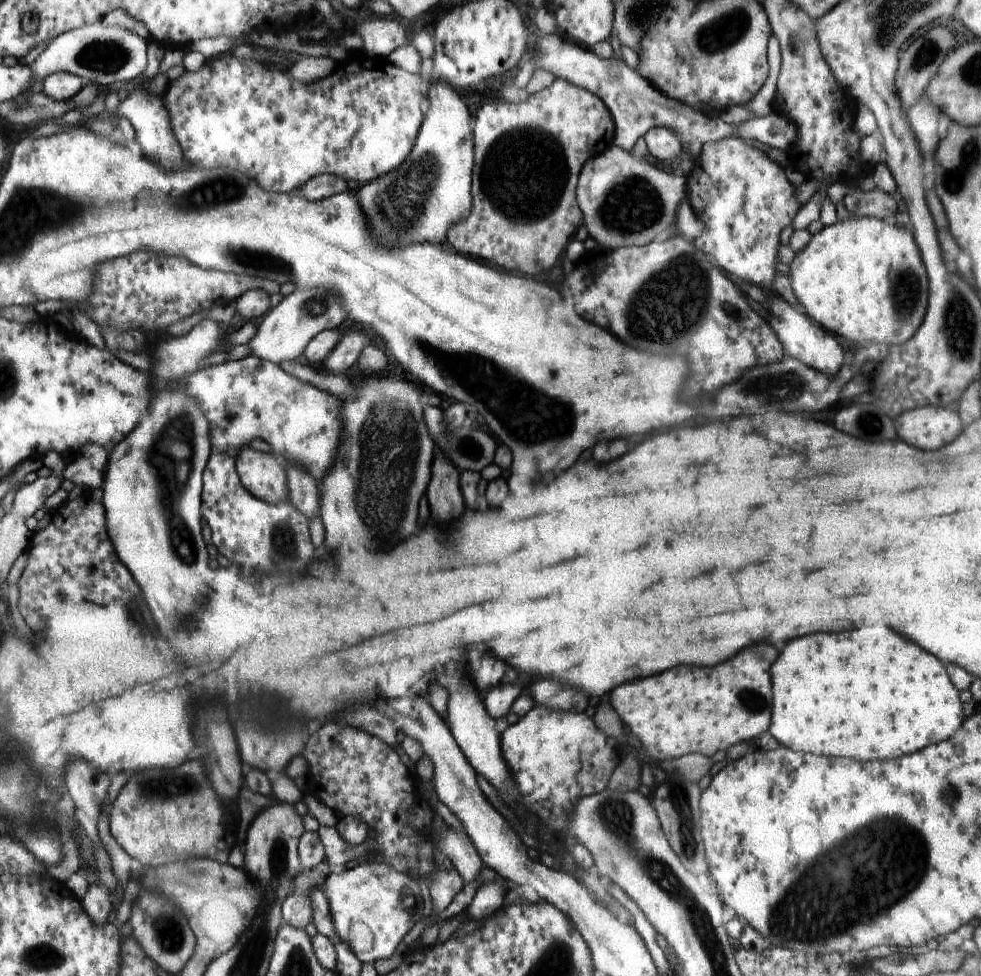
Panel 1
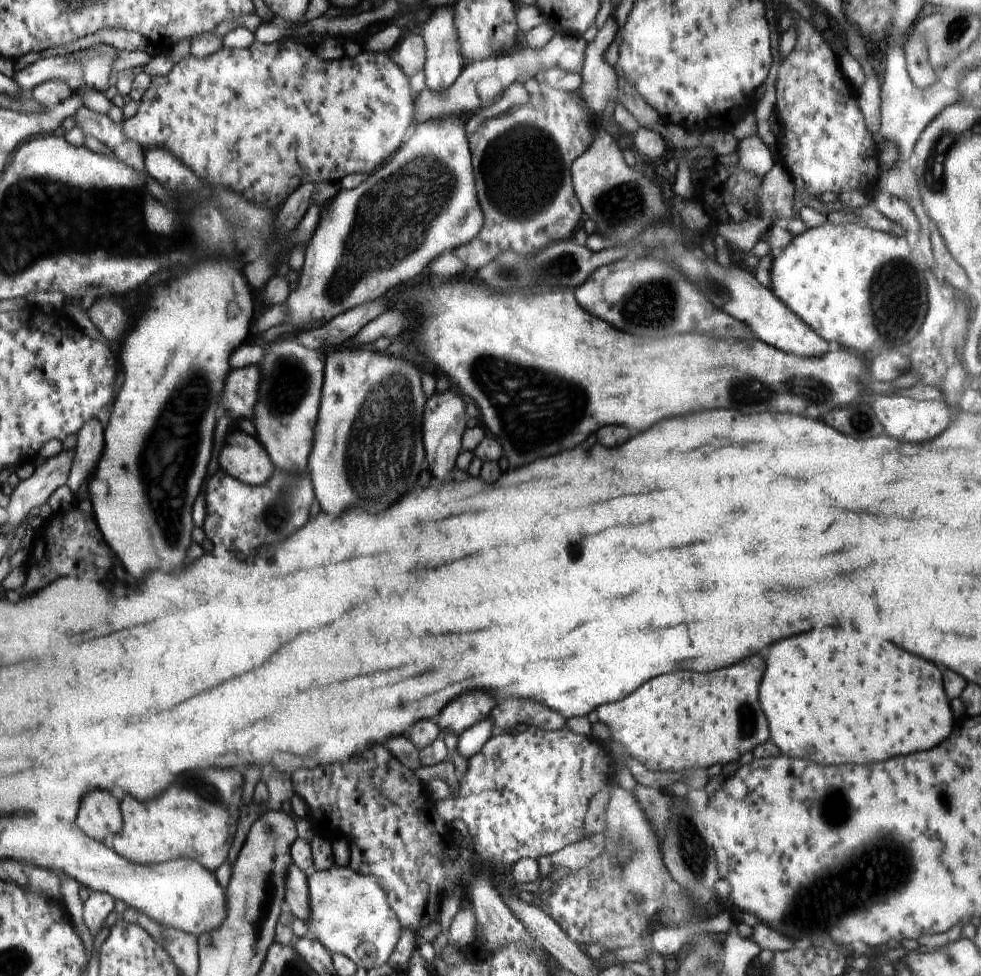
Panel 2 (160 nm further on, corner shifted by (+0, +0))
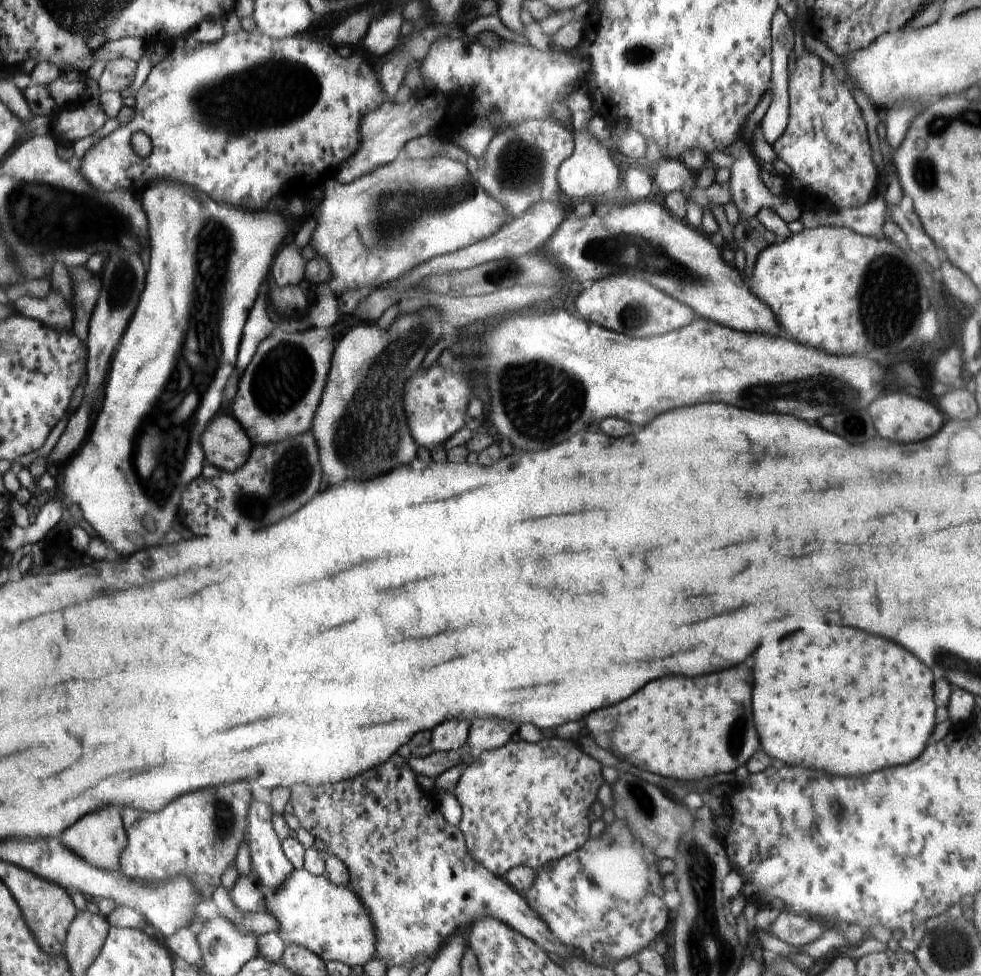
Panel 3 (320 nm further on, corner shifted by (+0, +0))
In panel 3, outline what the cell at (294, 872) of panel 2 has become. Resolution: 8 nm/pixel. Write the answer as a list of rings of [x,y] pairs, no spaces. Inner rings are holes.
[[[254,799],[250,805],[250,814],[247,816],[245,839],[249,840],[248,850],[250,850],[251,872],[254,878],[262,884],[265,890],[277,891],[296,868],[289,861],[283,848],[280,848],[280,838],[277,831],[273,829],[272,818],[273,810],[270,806]]]

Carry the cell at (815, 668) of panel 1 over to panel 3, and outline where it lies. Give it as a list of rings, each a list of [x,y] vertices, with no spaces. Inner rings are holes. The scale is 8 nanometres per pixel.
[[[824,624],[818,632],[794,632],[788,638],[778,638],[778,642],[762,642],[762,646],[754,652],[752,692],[759,746],[772,760],[778,758],[790,766],[816,768],[836,776],[870,774],[888,766],[898,766],[898,760],[900,764],[908,764],[924,750],[936,722],[932,686],[932,672],[918,662],[914,654],[886,638],[866,634],[856,628]]]

